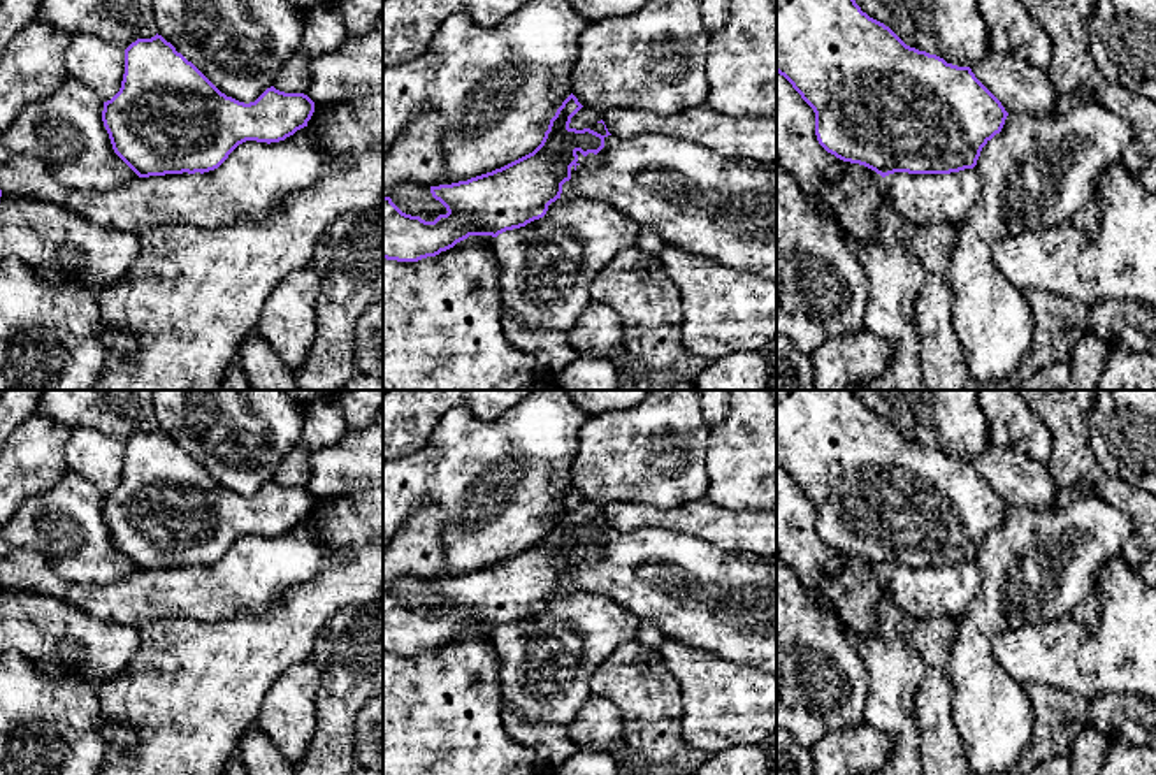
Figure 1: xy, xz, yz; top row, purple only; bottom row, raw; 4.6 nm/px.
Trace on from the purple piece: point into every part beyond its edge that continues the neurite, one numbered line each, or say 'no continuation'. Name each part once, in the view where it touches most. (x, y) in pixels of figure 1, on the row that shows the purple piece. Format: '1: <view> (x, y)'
no continuation

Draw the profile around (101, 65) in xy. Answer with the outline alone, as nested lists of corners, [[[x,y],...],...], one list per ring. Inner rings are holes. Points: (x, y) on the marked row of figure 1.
[[[79,33],[70,37],[65,65],[70,77],[81,81],[107,102],[121,88],[125,47],[104,42],[95,35]]]

